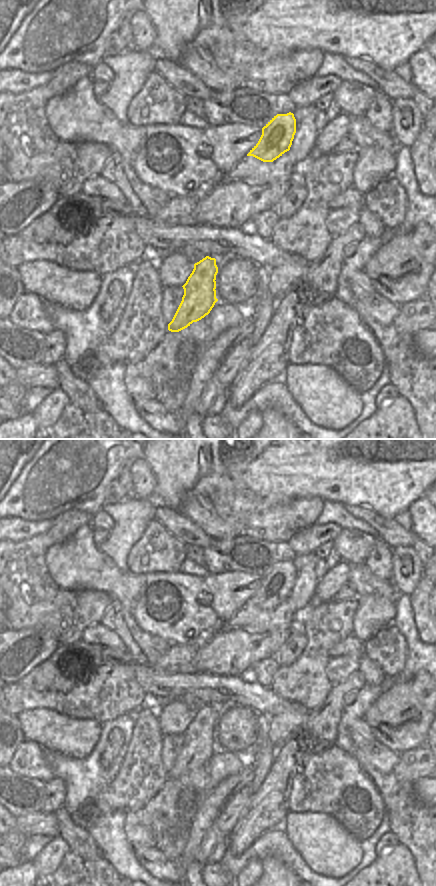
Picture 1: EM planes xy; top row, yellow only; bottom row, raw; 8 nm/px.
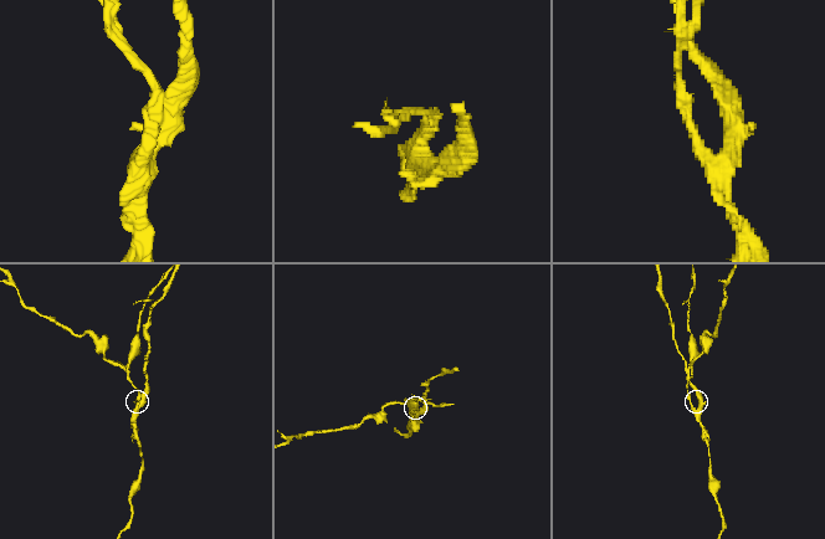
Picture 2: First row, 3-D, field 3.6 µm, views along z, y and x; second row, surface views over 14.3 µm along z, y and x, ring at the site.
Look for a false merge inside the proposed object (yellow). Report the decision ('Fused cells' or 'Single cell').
Fused cells

